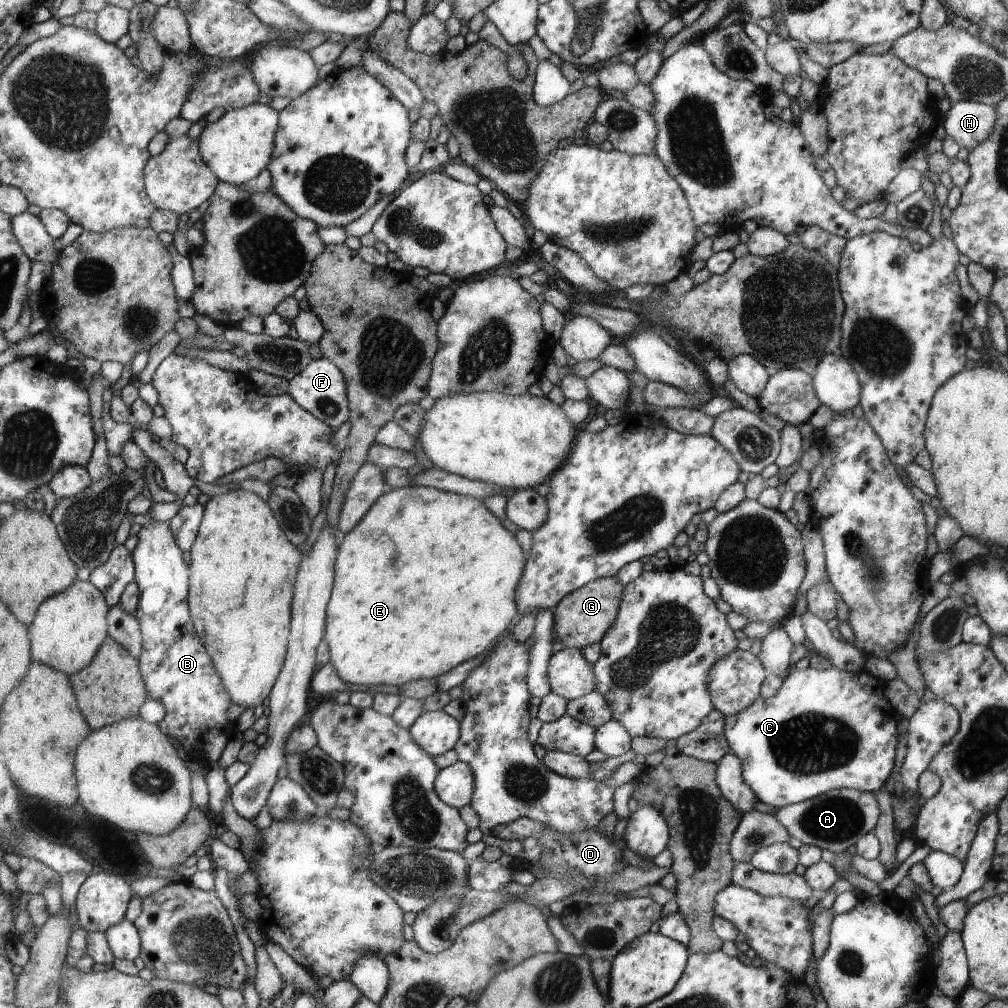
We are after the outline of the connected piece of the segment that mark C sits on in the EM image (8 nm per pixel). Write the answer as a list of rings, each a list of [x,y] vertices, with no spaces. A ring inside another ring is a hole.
[[[812,667],[804,670],[792,668],[786,673],[782,686],[772,698],[758,696],[750,706],[732,714],[732,716],[725,716],[723,720],[725,721],[724,736],[726,736],[730,752],[736,754],[742,760],[742,776],[745,778],[746,784],[754,790],[760,802],[772,806],[775,810],[820,796],[833,789],[848,788],[875,793],[888,780],[888,776],[894,768],[894,754],[896,754],[896,742],[898,742],[898,738],[896,738],[896,718],[892,722],[892,706],[890,706],[888,698],[884,698],[884,684],[866,670],[851,673],[834,667],[822,670]]]

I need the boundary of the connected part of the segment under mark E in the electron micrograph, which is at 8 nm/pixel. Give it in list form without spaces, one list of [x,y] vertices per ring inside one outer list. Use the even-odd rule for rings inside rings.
[[[407,486],[390,488],[366,512],[366,516],[348,534],[342,535],[335,560],[335,577],[331,597],[326,610],[326,632],[324,640],[330,650],[329,662],[334,672],[346,682],[356,686],[402,686],[418,679],[434,679],[436,676],[452,671],[454,667],[488,651],[490,647],[510,628],[518,616],[517,586],[521,583],[526,560],[524,550],[518,540],[508,532],[482,502],[472,496],[454,494],[437,488]]]

